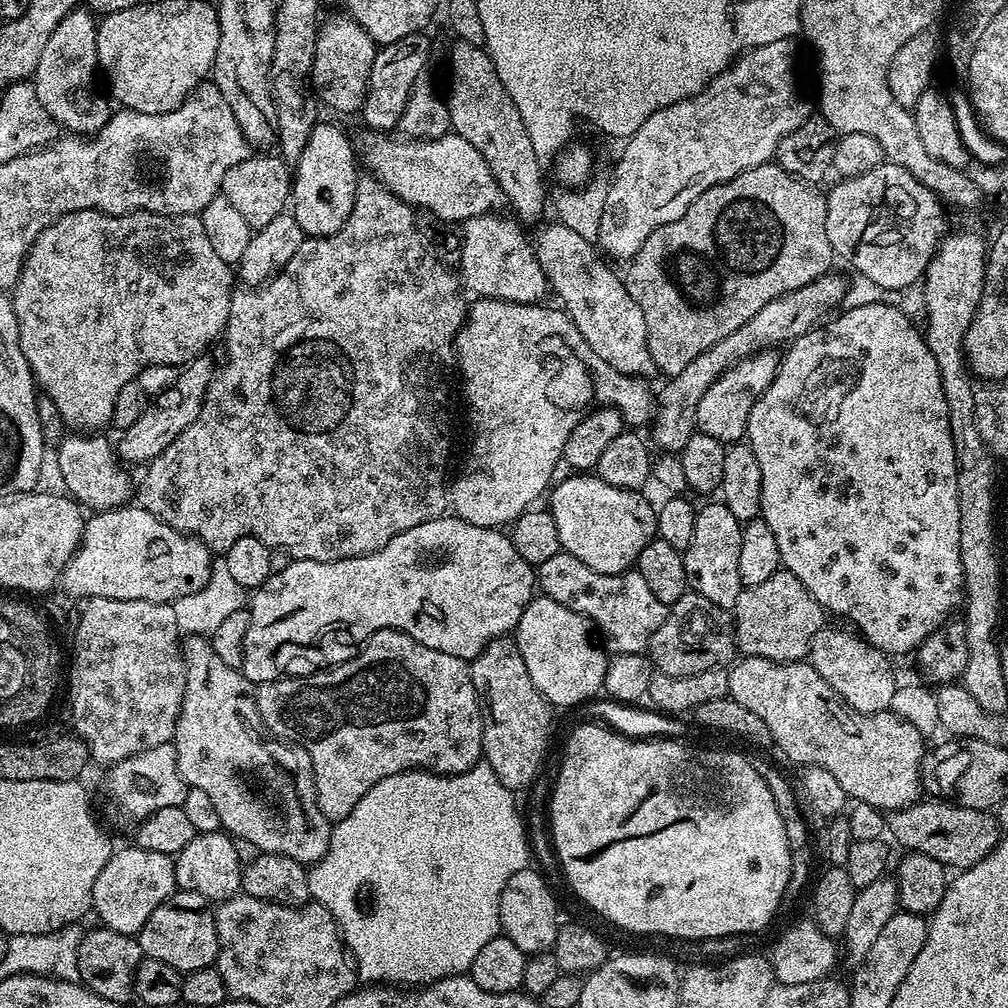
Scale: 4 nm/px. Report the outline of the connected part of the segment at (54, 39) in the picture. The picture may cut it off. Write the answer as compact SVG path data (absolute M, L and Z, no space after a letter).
M73 10L62 18L62 22L50 34L50 42L42 50L42 58L38 58L38 66L34 73L34 83L38 90L38 98L61 129L72 134L88 138L98 134L110 119L109 101L100 97L96 89L98 77L98 61L96 58L96 26L93 13L88 10Z

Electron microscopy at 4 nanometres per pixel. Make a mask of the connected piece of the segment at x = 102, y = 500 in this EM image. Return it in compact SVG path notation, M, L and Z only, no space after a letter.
M68 434L60 441L56 452L56 468L64 479L67 495L93 513L109 512L112 508L123 508L133 499L134 484L118 463L114 448L108 445L104 434Z

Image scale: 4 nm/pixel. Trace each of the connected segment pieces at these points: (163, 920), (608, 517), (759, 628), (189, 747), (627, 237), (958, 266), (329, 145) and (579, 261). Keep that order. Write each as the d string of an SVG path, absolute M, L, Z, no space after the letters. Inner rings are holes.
M179 890L146 918L138 939L147 959L166 962L166 966L174 966L182 974L213 967L220 949L213 905L202 894Z
M574 474L566 482L555 485L550 492L550 511L561 549L590 566L590 570L598 570L602 574L619 576L621 572L629 571L637 563L643 547L656 536L656 508L640 495L644 494L630 488L610 486L595 474Z
M787 570L770 574L766 582L758 586L741 588L734 609L736 646L744 656L757 656L779 664L794 664L803 661L812 645L814 634L825 627L826 610L802 586L796 575Z
M189 635L183 641L182 647L184 650L184 665L186 666L186 690L182 698L180 717L176 723L176 735L174 737L176 761L178 762L180 777L183 778L189 789L196 791L197 788L212 803L212 808L216 811L217 818L220 819L219 827L235 837L237 841L243 842L245 840L246 843L260 848L256 850L261 853L273 852L274 854L282 854L286 858L294 858L294 862L305 866L317 864L324 857L326 850L330 846L332 824L324 817L322 810L316 804L316 787L314 786L310 754L302 746L292 747L293 749L287 748L286 745L288 744L283 739L273 738L269 735L264 723L260 721L260 715L256 709L257 699L254 695L253 685L249 684L248 679L239 668L226 666L226 662L222 662L222 658L218 658L218 654L214 654L211 643L203 635Z
M792 40L770 42L766 46L750 48L733 60L731 68L718 74L706 88L688 100L674 102L646 118L646 122L628 139L616 160L616 169L608 180L606 206L602 206L602 226L598 248L605 257L633 260L642 250L642 242L658 226L682 218L686 210L706 190L750 170L769 163L776 155L779 140L799 130L810 117L808 104L796 93L796 48Z
M956 232L945 235L936 256L924 271L924 312L928 315L926 339L934 362L956 362L958 350L964 350L966 330L976 317L976 307L984 296L986 271L986 240L976 232Z
M317 123L315 130L310 134L310 142L306 142L306 150L302 150L302 158L294 166L294 179L292 182L292 194L290 197L290 211L296 217L298 226L302 226L305 237L333 236L340 232L350 218L350 210L356 201L356 160L358 164L358 152L352 149L348 136L336 124Z
M553 222L534 236L536 257L548 278L551 291L560 295L563 311L578 326L578 334L586 338L586 346L616 372L624 376L648 378L657 375L658 369L648 349L646 318L630 298L630 290L624 284L621 273L611 272L604 263L605 257L591 240L582 238L570 226Z

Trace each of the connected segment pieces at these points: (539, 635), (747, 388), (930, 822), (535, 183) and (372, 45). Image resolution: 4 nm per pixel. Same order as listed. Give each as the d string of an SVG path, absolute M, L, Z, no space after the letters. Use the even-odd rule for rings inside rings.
M543 594L537 595L529 602L522 618L516 623L514 639L522 654L522 662L526 662L526 670L530 670L534 686L538 686L538 690L548 699L549 704L580 704L583 700L590 699L596 691L599 693L603 689L609 657L599 643L596 645L592 641L591 631L593 632L593 629L584 617Z
M772 350L753 353L747 360L733 364L709 386L702 394L702 402L698 402L696 427L699 431L710 434L710 438L718 438L725 446L745 439L750 410L754 410L758 398L768 389L770 382L774 382L780 368L780 356L774 353Z
M924 798L915 804L907 804L905 808L889 811L886 816L886 832L889 837L892 835L904 847L904 850L926 854L942 862L949 870L972 868L986 859L1002 839L1002 829L997 824L997 817L991 811L967 808L939 798Z
M456 40L453 45L448 52L448 92L446 91L446 101L452 123L451 131L457 136L466 138L466 142L470 142L470 146L474 146L474 150L478 150L478 154L486 158L501 193L506 197L507 203L508 200L512 203L513 210L511 211L521 221L536 220L543 214L547 204L549 207L550 196L548 200L548 188L544 185L544 172L540 169L542 158L534 150L534 142L530 142L526 122L522 122L522 114L518 114L518 106L514 106L514 98L506 94L506 86L502 86L498 78L498 70L488 56L488 49L465 40Z
M336 14L328 20L328 24L321 23L316 33L316 45L314 46L314 58L312 59L312 86L318 97L319 103L336 112L359 113L360 107L368 93L368 79L370 78L370 66L374 62L378 45L360 26L356 20L347 14Z

